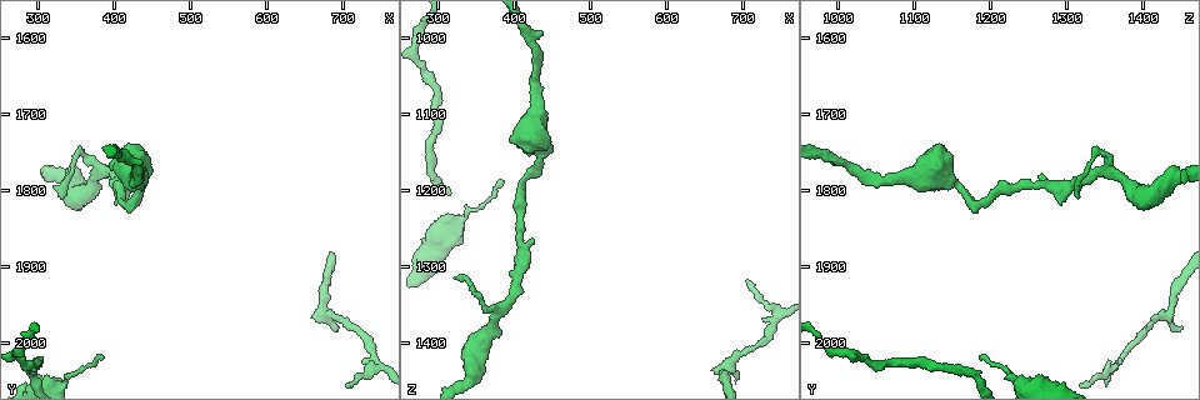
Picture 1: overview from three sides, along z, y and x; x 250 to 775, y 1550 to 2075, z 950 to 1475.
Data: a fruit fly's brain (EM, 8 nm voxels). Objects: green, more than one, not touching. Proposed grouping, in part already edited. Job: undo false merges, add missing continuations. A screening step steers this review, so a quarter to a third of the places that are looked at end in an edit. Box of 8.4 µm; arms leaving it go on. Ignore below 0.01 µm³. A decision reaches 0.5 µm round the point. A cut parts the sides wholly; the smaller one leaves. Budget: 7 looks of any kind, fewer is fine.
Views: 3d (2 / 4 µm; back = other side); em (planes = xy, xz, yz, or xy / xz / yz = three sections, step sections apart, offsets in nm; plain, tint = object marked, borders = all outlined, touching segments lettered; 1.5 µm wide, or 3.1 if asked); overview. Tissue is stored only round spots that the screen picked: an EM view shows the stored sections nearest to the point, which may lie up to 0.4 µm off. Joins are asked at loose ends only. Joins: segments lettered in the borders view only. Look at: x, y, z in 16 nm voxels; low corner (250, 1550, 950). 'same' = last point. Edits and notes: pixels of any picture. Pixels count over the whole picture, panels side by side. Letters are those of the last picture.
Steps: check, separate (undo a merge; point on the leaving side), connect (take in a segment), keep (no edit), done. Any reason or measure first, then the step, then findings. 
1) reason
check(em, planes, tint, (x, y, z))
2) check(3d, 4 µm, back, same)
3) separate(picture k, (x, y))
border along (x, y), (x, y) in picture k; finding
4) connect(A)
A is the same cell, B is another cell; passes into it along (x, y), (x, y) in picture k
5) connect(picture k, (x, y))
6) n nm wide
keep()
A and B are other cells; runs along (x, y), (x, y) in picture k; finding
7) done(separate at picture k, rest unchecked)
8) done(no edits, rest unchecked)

calibre changes
check(em, xy, step 4, tint, (430, 1780, 1135))

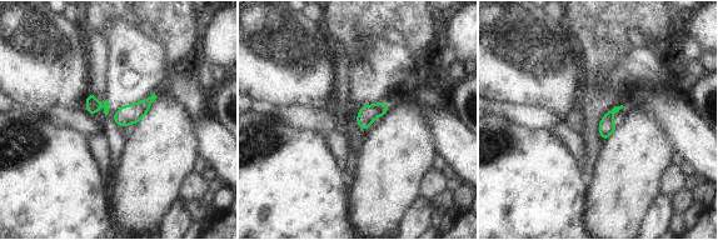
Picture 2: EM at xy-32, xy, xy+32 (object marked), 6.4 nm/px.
what lies round it
check(em, xy, step 4, borders, same)

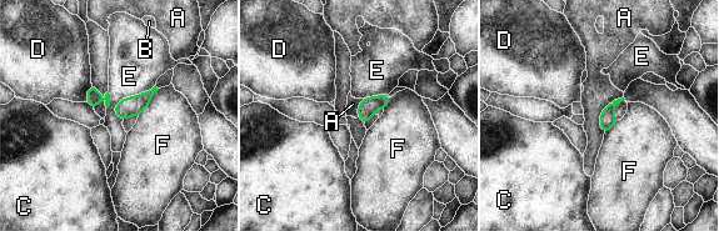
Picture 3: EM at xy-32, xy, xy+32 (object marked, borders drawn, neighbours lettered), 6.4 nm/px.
keep()
A, B, C, D, E and F are other cells; border along (159, 89), (138, 115) in picture 3; continuous, no second neuron

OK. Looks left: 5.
free end
check(3d, 4 µm, (380, 2020, 1190))

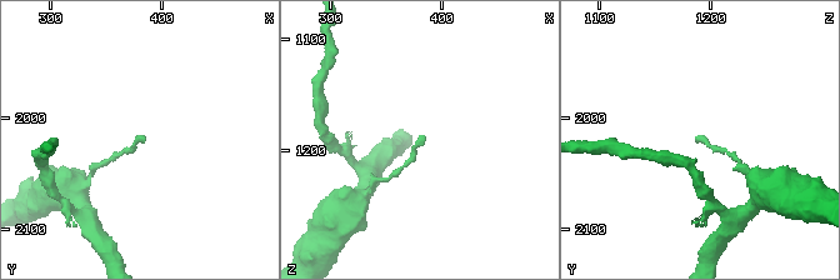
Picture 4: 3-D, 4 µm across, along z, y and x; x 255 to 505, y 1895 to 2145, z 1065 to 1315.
check(em, planes, tint, (380, 2018, 1184))

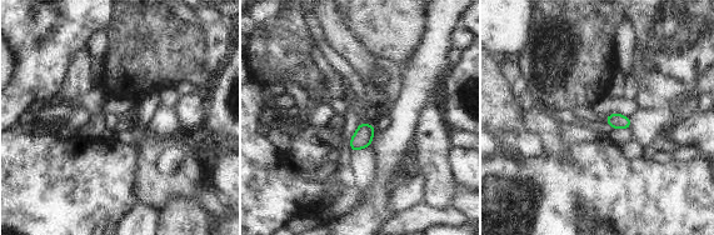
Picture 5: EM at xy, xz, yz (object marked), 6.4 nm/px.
check(em, planes, borders, same)

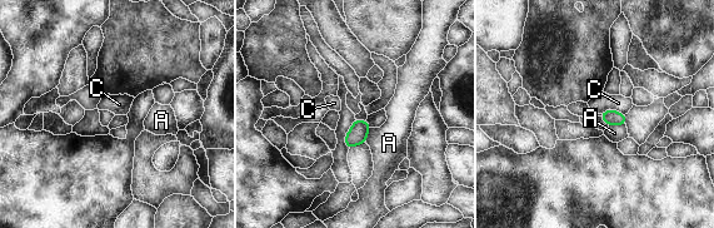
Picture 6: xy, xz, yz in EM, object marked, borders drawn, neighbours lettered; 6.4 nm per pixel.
100 nm wide
keep()
A and C are other cells; border along (599, 113), (614, 109), (624, 114) in picture 6; no lettered segment goes on from it

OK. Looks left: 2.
done(no edits, rest unchecked)

